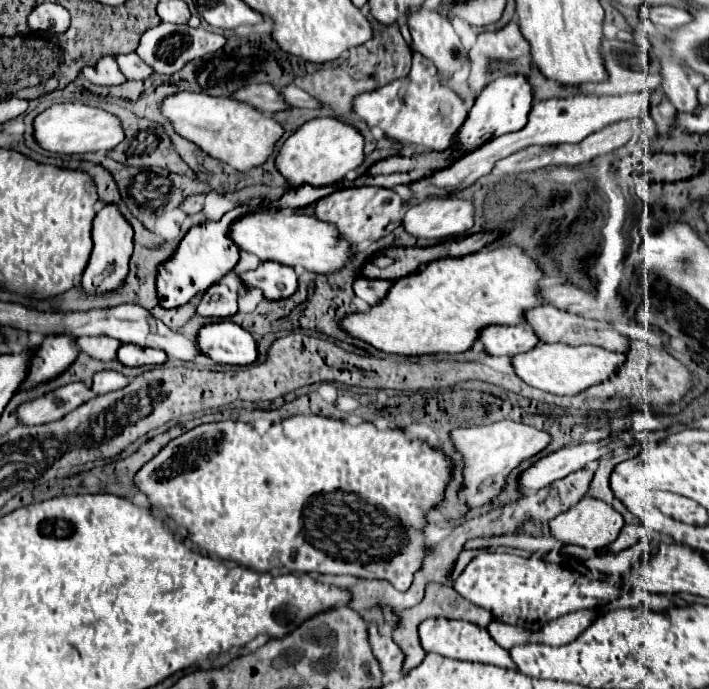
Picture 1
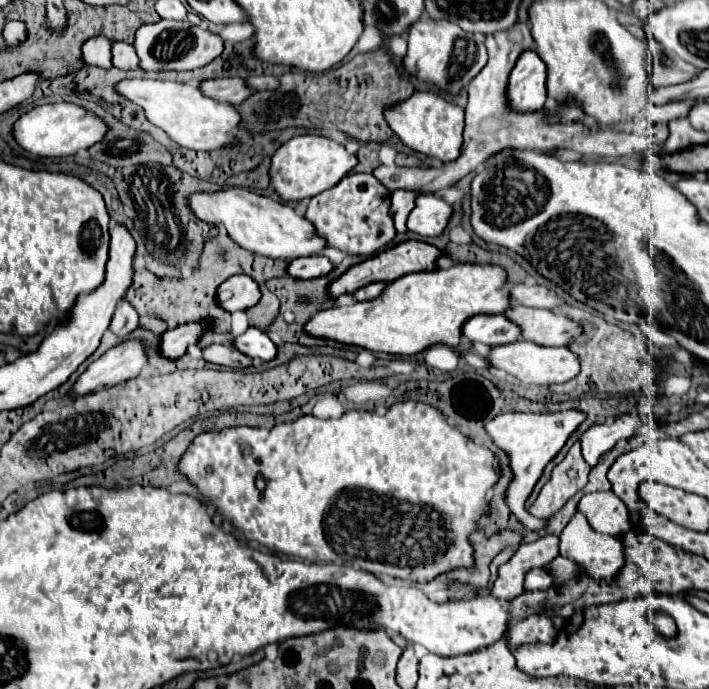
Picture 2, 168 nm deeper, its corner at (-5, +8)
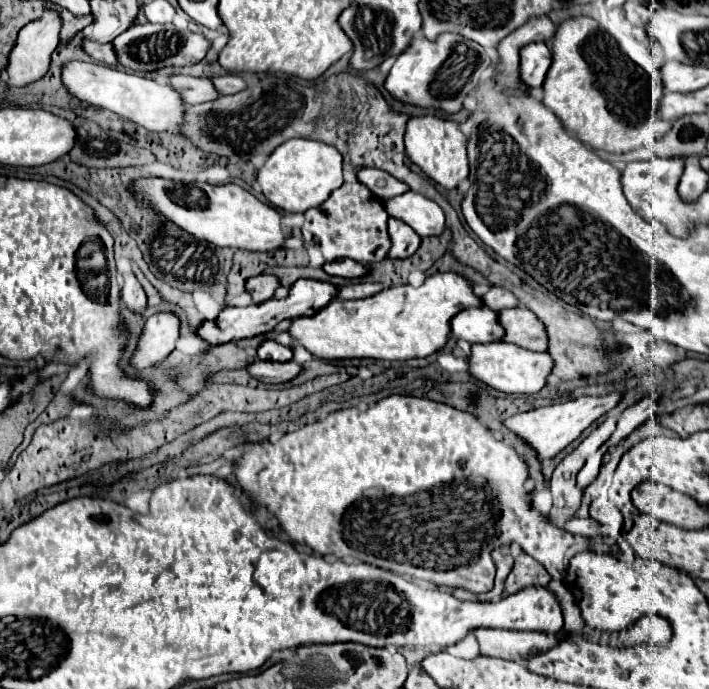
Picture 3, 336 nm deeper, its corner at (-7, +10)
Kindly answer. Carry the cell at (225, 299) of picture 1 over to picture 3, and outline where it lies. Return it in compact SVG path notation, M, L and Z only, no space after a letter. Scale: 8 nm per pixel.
M273 275L249 277L247 283L245 283L245 289L251 293L253 303L265 303L265 301L269 301L273 297L277 287L279 287L279 281Z

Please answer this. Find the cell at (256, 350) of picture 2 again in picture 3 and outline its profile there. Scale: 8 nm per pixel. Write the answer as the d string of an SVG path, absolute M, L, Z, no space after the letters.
M265 339L261 341L261 345L257 347L257 357L259 359L267 359L267 361L279 361L279 363L285 363L293 357L291 349L285 347L285 345L279 345L277 341L273 339Z

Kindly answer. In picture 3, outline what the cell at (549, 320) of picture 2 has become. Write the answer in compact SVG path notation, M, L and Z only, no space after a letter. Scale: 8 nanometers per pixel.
M527 307L501 309L499 321L505 327L505 339L531 351L547 351L549 335L543 321Z

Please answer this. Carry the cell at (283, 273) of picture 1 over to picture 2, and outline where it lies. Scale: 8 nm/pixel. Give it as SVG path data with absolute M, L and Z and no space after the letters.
M313 255L313 257L299 257L291 261L289 265L289 275L295 279L313 279L313 277L323 277L329 275L335 269L335 265L329 261L325 255Z

